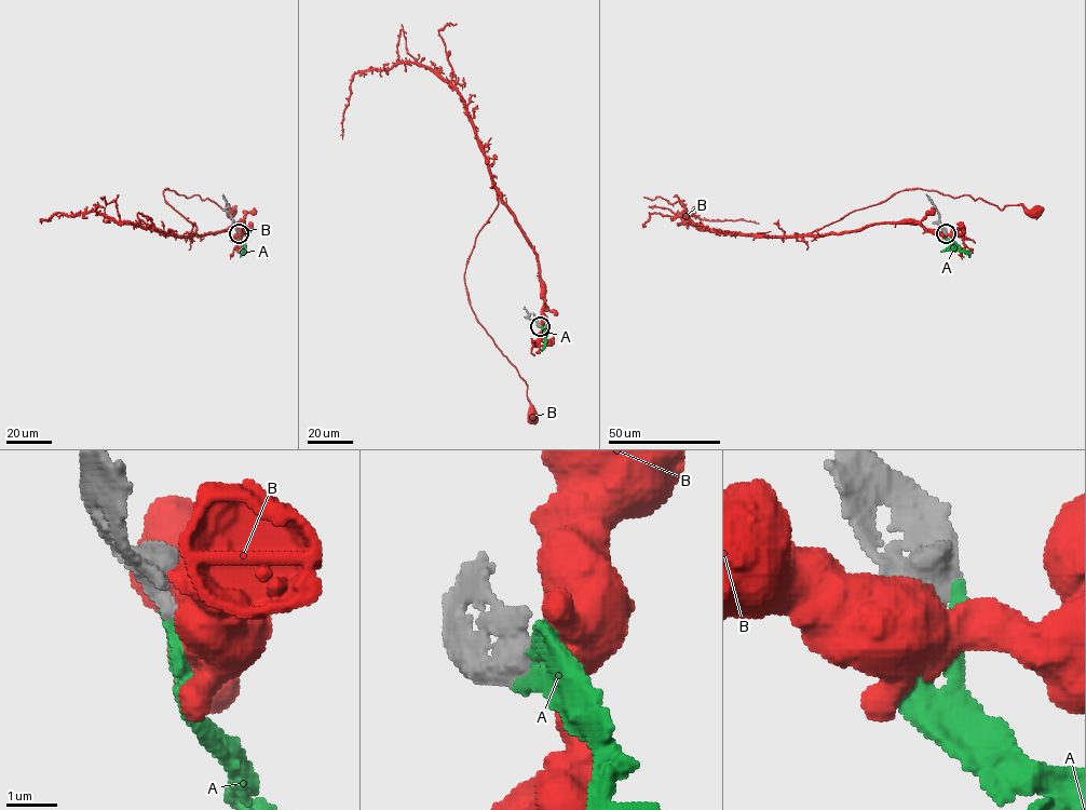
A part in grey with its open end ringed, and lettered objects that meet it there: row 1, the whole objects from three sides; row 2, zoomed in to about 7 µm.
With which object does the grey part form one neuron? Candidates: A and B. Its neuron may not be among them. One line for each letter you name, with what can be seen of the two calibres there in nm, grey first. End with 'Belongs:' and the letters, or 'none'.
A: 650 nm thick on the grey side, 320 nm on the other
Belongs: A

